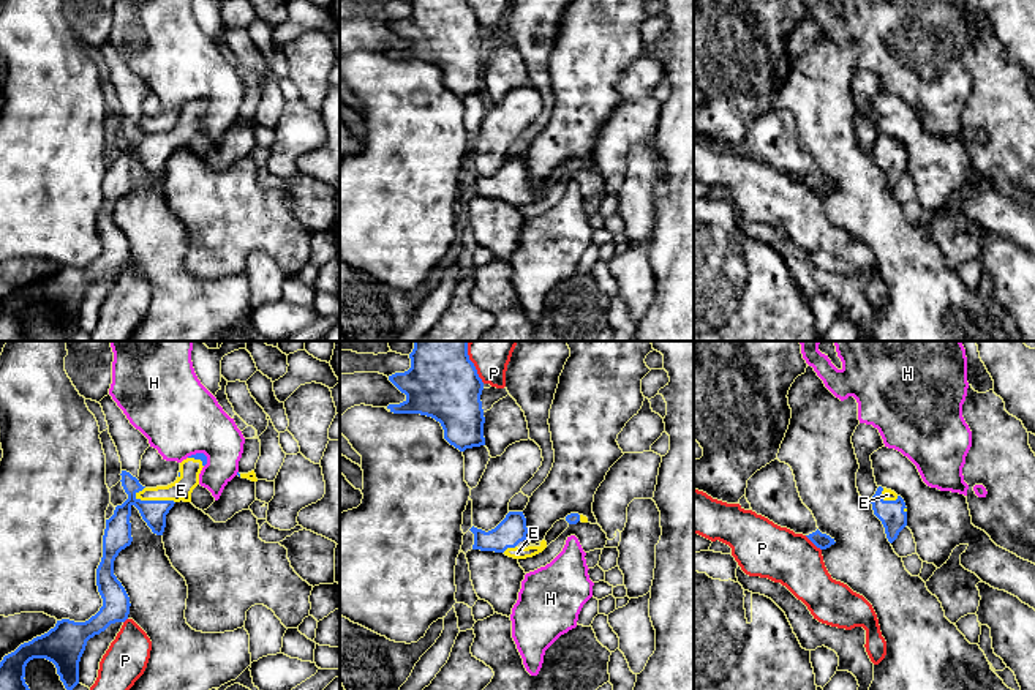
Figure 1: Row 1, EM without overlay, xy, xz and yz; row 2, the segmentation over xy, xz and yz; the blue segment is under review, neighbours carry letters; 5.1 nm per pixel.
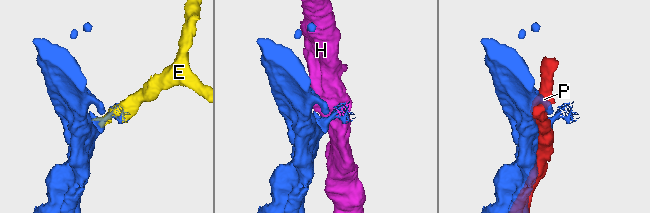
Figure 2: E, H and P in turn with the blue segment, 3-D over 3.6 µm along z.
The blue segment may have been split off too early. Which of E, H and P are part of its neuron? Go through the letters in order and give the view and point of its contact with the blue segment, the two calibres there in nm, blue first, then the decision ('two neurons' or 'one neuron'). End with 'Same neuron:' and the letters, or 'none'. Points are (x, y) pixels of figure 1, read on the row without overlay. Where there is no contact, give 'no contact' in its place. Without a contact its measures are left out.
E: meets blue in xy at (154, 147); 140 nm thick on the blue side, 110 nm on the other; one neuron
H: meets blue in xy at (199, 100); 40 nm thick on the blue side, 400 nm on the other; two neurons
P: meets blue in xz at (474, 14); 340 nm thick on the blue side, 150 nm on the other; two neurons
Same neuron: E

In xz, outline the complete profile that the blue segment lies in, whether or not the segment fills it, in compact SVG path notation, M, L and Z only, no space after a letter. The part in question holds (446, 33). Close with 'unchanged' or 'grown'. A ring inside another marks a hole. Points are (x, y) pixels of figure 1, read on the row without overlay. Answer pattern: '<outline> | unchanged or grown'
M409 0L409 5L408 17L389 22L406 46L387 55L435 65L444 76L444 85L460 98L485 92L484 28L469 2Z | unchanged

